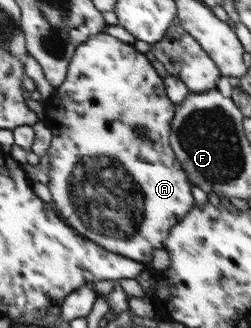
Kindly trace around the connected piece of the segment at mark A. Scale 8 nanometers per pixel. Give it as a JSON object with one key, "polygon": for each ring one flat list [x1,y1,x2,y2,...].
{"polygon":[[100,32,89,35,86,41,76,47,68,63,64,81,58,87,53,88,52,93,46,99,40,100,44,110,41,122,51,133,49,148,46,151,48,158,47,187,51,195,51,203,54,203,55,209,58,209,63,215,64,222,71,226,77,234,92,240,96,245,103,246,110,253,120,254,121,257,144,265,148,265,152,261,152,253,156,253,156,249,163,249,163,241,170,229,178,224,195,205,191,194,192,183,182,171,180,162,169,146,168,136,174,107,172,107,172,101,166,99,167,93,164,93,164,88,162,79,156,75,156,71,150,67,150,63,146,61,146,57,142,53,130,45,118,41,111,34]]}

